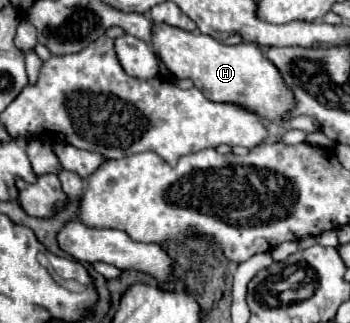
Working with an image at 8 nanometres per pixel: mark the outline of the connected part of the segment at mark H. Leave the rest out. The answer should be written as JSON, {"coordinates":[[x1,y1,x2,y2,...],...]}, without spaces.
{"coordinates":[[157,23,153,25,151,47,175,77,191,79,211,101,233,101,271,121,285,117,289,105,293,105,293,97,289,97,289,89,285,89,285,83,281,81,281,73,277,73,277,67,265,59,253,43,225,45,199,31,191,33]]}

